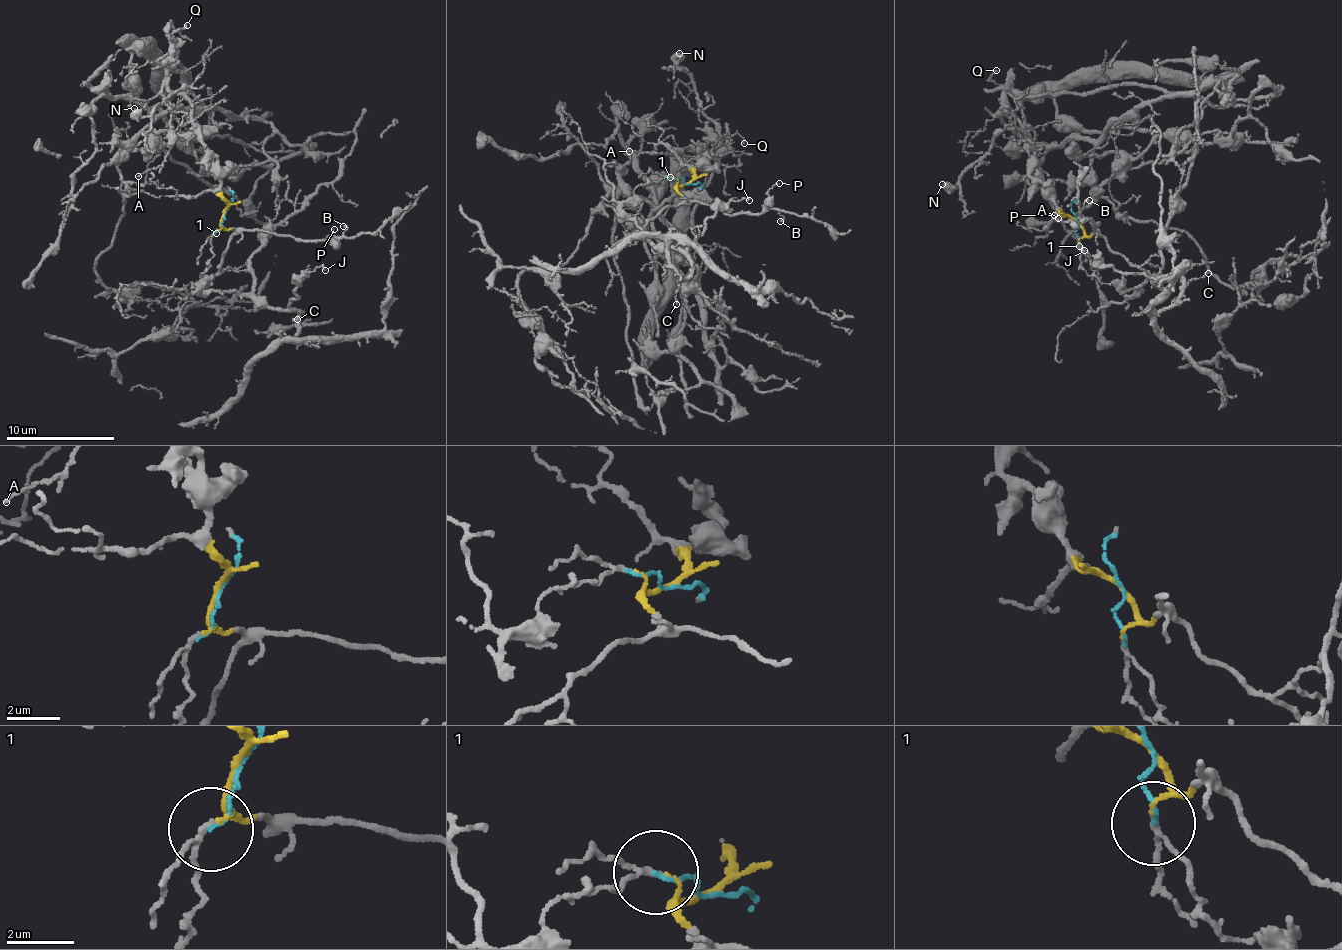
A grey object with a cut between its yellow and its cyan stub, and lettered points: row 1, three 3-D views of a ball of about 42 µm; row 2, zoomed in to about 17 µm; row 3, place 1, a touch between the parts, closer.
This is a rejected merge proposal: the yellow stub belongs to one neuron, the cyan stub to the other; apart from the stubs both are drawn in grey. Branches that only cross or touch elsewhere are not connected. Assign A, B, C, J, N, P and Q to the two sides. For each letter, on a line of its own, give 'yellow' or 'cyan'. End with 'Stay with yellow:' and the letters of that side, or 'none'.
A: yellow
B: yellow
C: cyan
J: cyan
N: yellow
P: yellow
Q: yellow
Stay with yellow: A, B, N, P, Q

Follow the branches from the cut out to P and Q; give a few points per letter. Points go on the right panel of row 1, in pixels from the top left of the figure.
P: (1078, 223), (1085, 234), (1096, 232), (1092, 225), (1097, 224), (1087, 219), (1066, 222), (1055, 214)
Q: (1078, 223), (1066, 217), (1031, 174), (1034, 150), (1014, 109), (991, 79), (997, 70)

